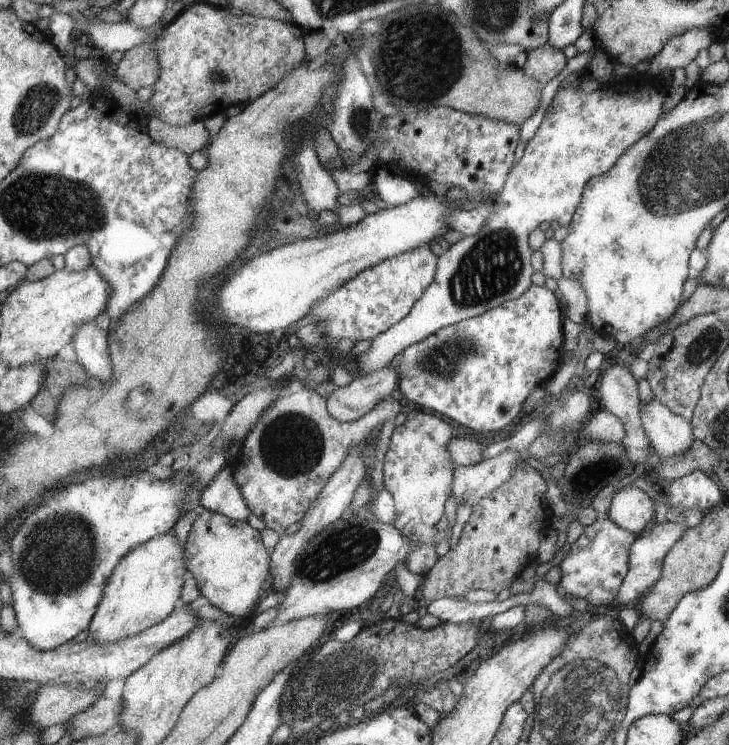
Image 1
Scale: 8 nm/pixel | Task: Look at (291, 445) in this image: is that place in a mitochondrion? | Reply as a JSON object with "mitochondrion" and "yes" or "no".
{"mitochondrion":"yes"}

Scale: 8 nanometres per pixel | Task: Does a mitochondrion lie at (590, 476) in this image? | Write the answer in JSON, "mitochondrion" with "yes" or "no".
{"mitochondrion":"yes"}

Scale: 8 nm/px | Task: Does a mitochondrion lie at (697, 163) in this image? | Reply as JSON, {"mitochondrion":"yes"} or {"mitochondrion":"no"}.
{"mitochondrion":"yes"}

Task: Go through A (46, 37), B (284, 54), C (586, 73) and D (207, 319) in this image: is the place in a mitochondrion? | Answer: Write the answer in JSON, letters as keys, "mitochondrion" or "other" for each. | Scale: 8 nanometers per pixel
{"A":"other","B":"other","C":"other","D":"other"}

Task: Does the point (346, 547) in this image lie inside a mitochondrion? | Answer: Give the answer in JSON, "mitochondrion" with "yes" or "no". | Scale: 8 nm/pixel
{"mitochondrion":"yes"}

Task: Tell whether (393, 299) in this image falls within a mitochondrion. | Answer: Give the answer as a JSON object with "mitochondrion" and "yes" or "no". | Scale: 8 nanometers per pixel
{"mitochondrion":"no"}

